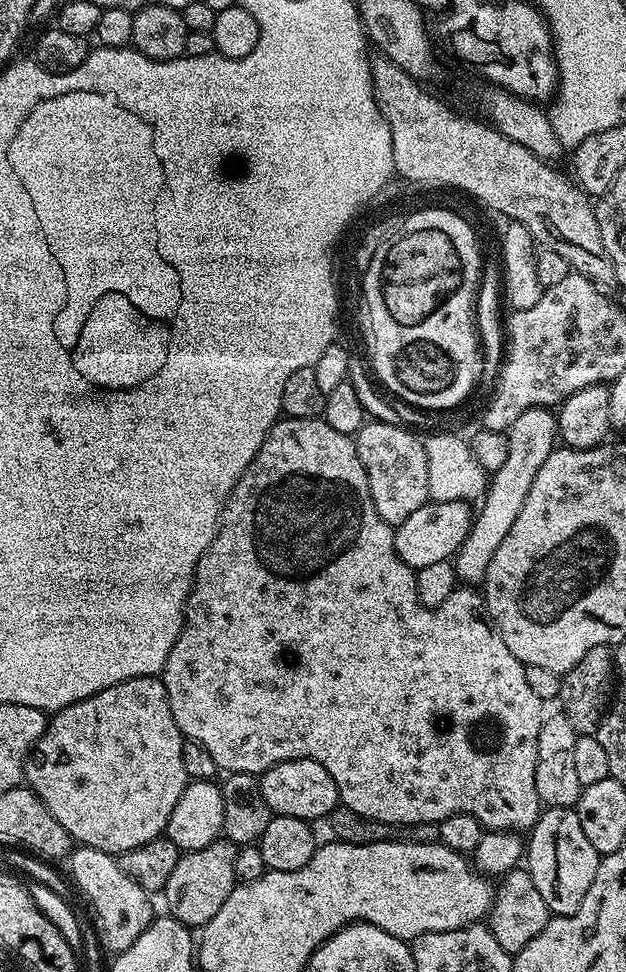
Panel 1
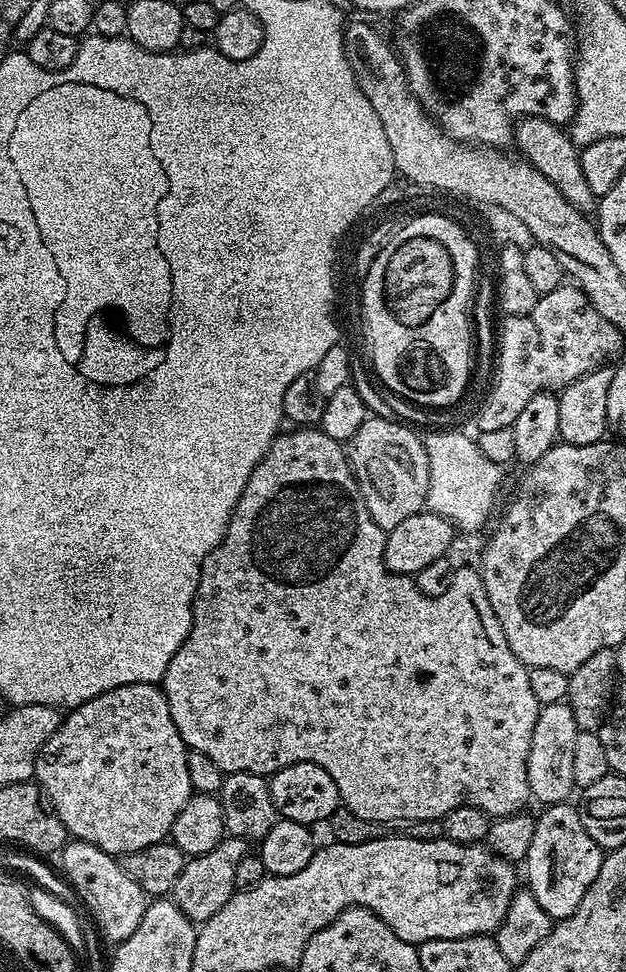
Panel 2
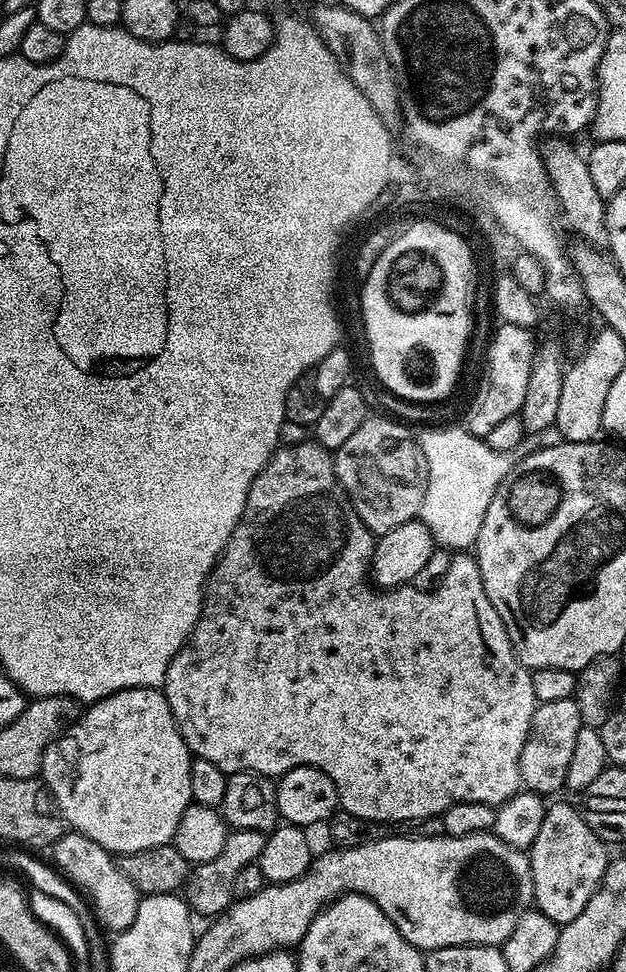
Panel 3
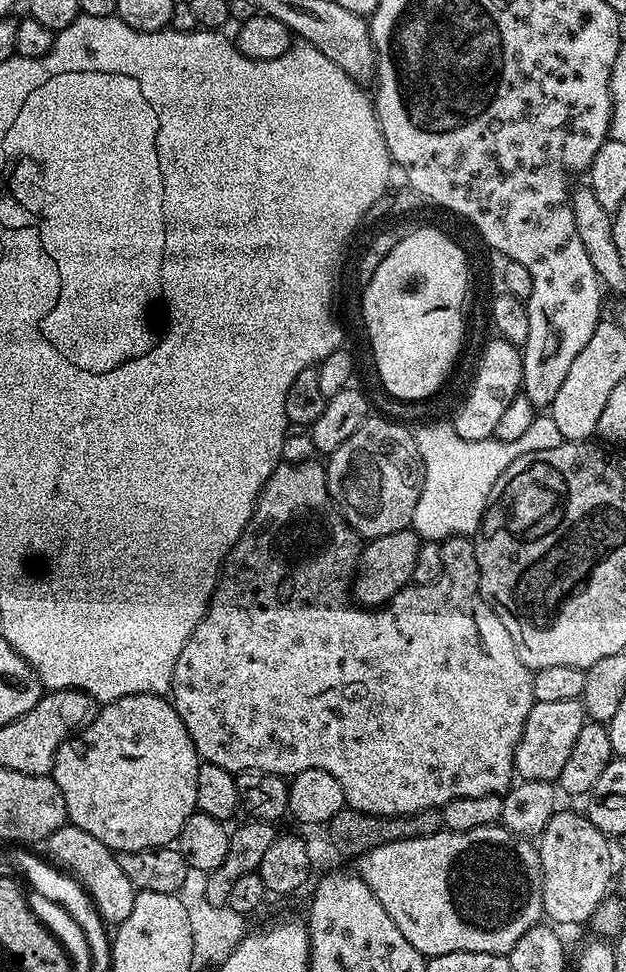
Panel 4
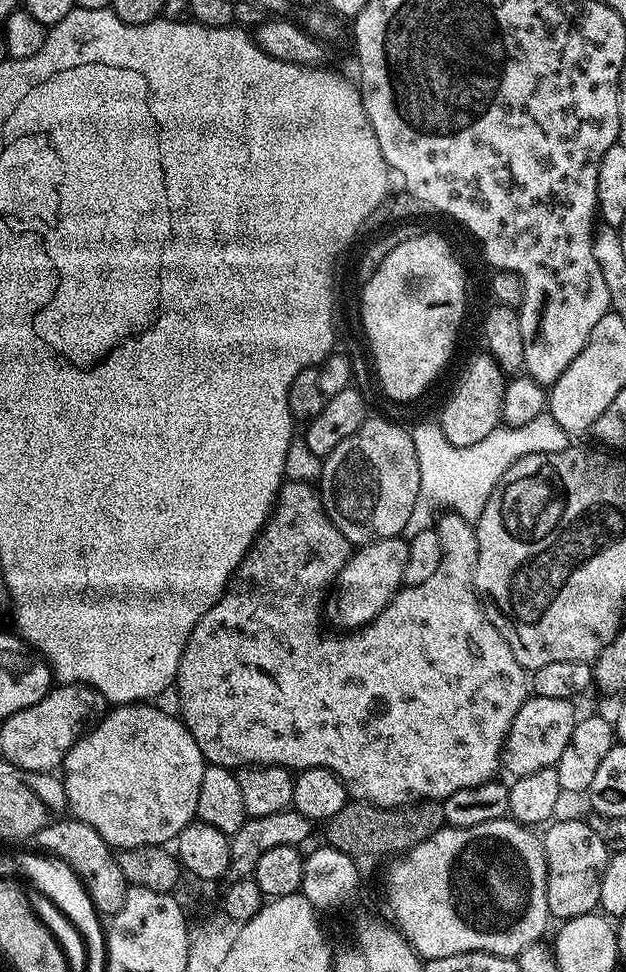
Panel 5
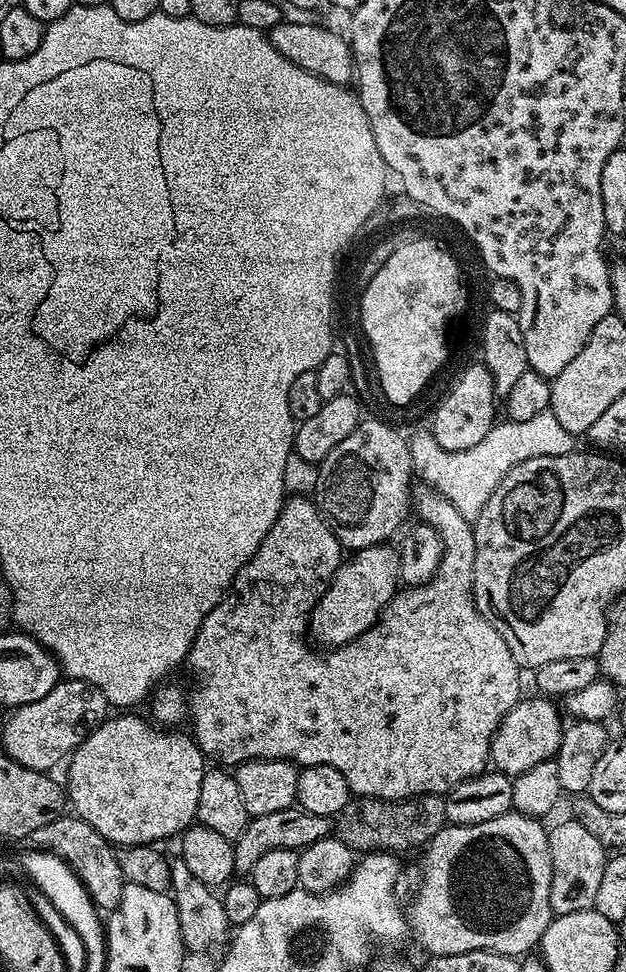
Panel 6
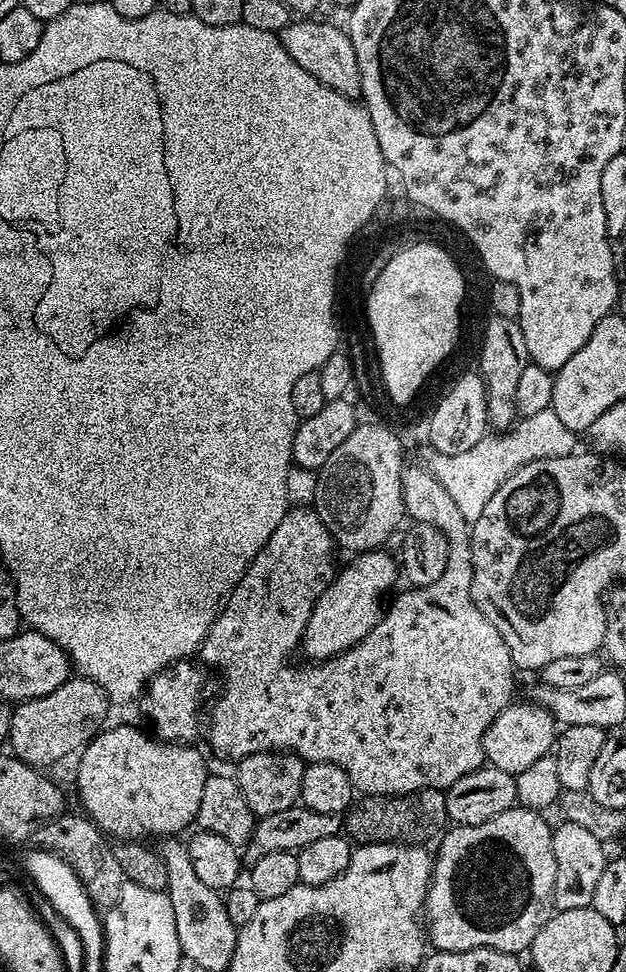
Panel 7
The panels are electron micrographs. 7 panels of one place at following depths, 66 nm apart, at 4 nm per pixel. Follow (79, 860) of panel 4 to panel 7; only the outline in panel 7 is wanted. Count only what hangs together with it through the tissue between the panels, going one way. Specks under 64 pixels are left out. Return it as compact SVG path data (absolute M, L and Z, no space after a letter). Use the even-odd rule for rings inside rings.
M61 814L50 823L42 825L30 837L31 843L36 843L33 845L39 851L48 852L51 856L56 856L62 862L66 862L66 866L70 866L70 870L76 875L78 882L84 887L97 909L112 908L118 902L118 894L122 894L122 886L126 883L122 874L122 865L116 857L116 849L110 843L109 837L101 832L87 816L68 815Z

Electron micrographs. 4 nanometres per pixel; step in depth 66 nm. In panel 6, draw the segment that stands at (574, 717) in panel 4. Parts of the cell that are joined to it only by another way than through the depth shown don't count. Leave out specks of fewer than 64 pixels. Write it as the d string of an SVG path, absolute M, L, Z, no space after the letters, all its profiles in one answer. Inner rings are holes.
M539 694L522 698L504 716L504 720L492 740L491 763L495 771L504 773L513 778L520 776L526 770L538 766L538 762L553 759L564 737L565 721L560 721L560 712L555 708L551 699Z

